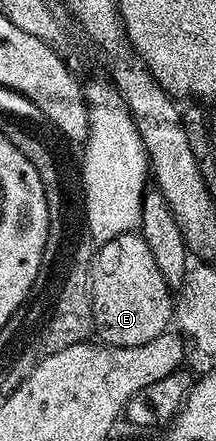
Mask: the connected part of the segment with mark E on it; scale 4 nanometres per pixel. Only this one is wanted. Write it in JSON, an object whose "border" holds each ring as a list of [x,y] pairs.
{"border":[[[138,231],[126,232],[112,241],[105,242],[93,258],[94,267],[91,274],[91,308],[94,316],[94,335],[104,344],[113,348],[145,346],[153,342],[161,333],[168,331],[173,324],[173,292],[168,288],[161,270],[143,241]]]}

